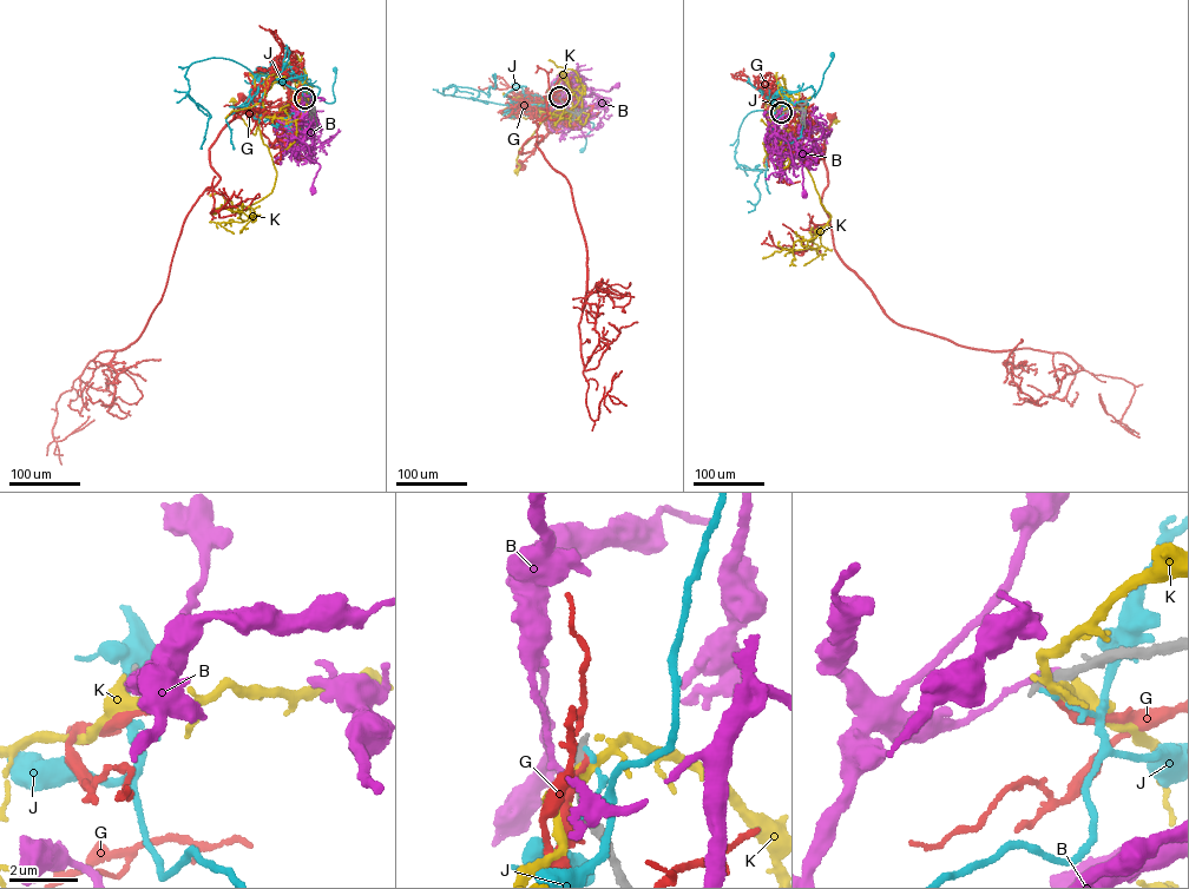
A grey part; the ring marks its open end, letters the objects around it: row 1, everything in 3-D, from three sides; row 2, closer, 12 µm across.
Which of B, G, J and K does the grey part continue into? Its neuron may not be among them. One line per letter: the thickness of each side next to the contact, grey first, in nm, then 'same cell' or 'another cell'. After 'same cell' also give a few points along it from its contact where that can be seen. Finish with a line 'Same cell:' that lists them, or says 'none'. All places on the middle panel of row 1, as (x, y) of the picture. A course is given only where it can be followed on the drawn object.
B: 400 nm thick on the grey side, 170 nm on the other; another cell
G: 360 nm thick on the grey side, 140 nm on the other; another cell
J: 320 nm thick on the grey side, 110 nm on the other; another cell
K: 400 nm thick on the grey side, 360 nm on the other; another cell
Same cell: none

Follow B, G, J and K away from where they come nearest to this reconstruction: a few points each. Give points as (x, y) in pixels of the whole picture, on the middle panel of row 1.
B: (559, 98), (559, 89), (565, 90), (577, 79), (593, 90), (609, 91), (616, 86)
G: (559, 97), (550, 132), (534, 151), (519, 160), (520, 166)
J: (559, 97), (556, 105), (570, 114), (577, 127), (593, 124), (582, 151)
K: (559, 98), (553, 107), (550, 106), (546, 99), (536, 105), (542, 122), (519, 150), (516, 171)

